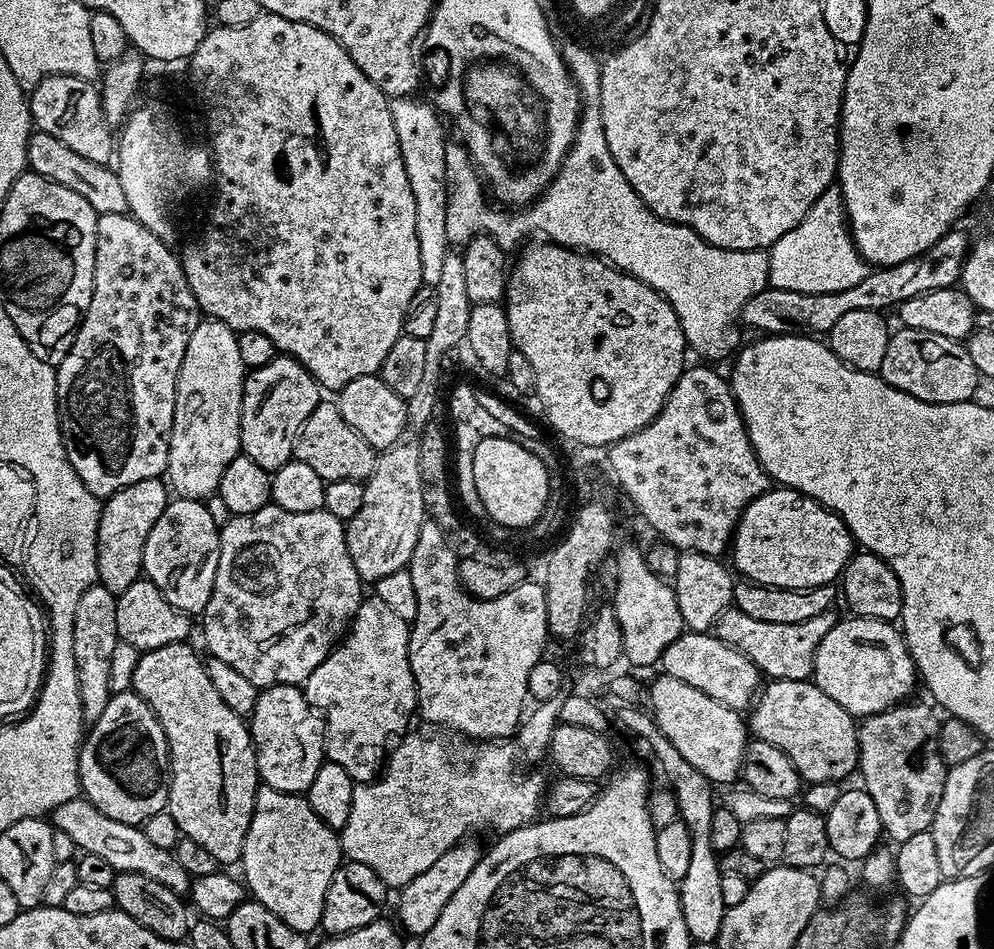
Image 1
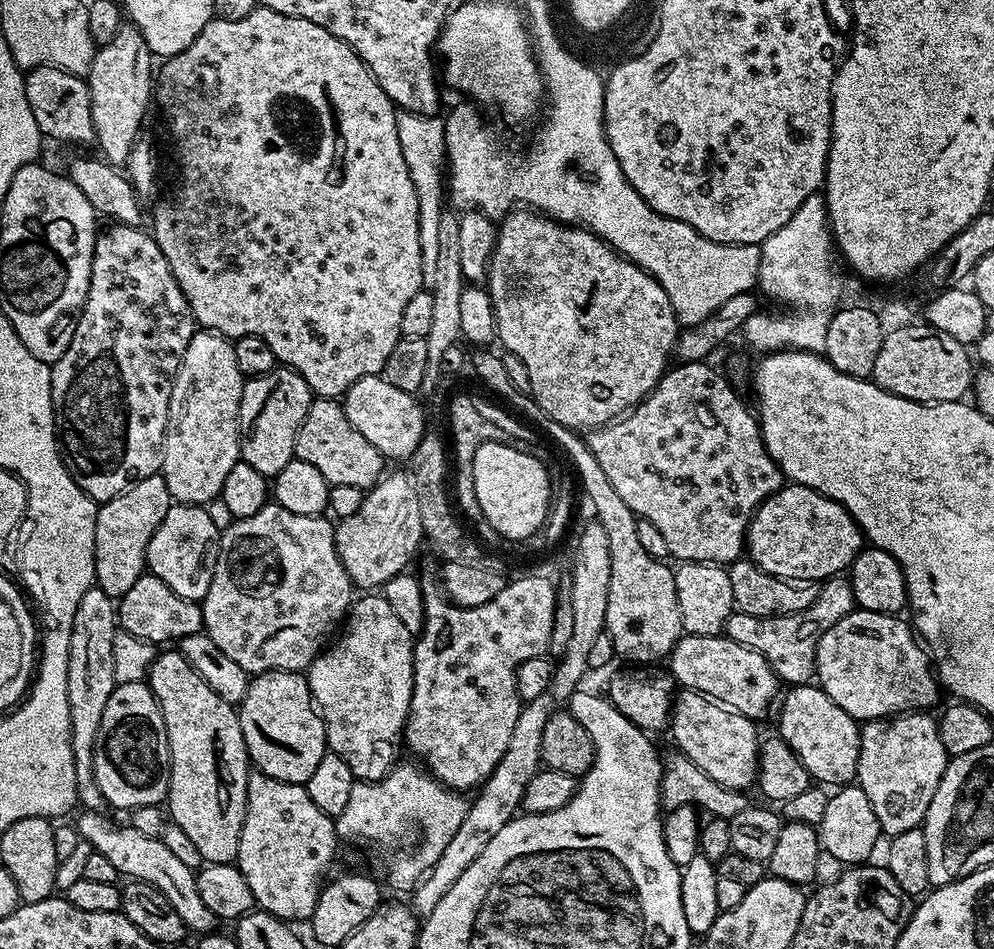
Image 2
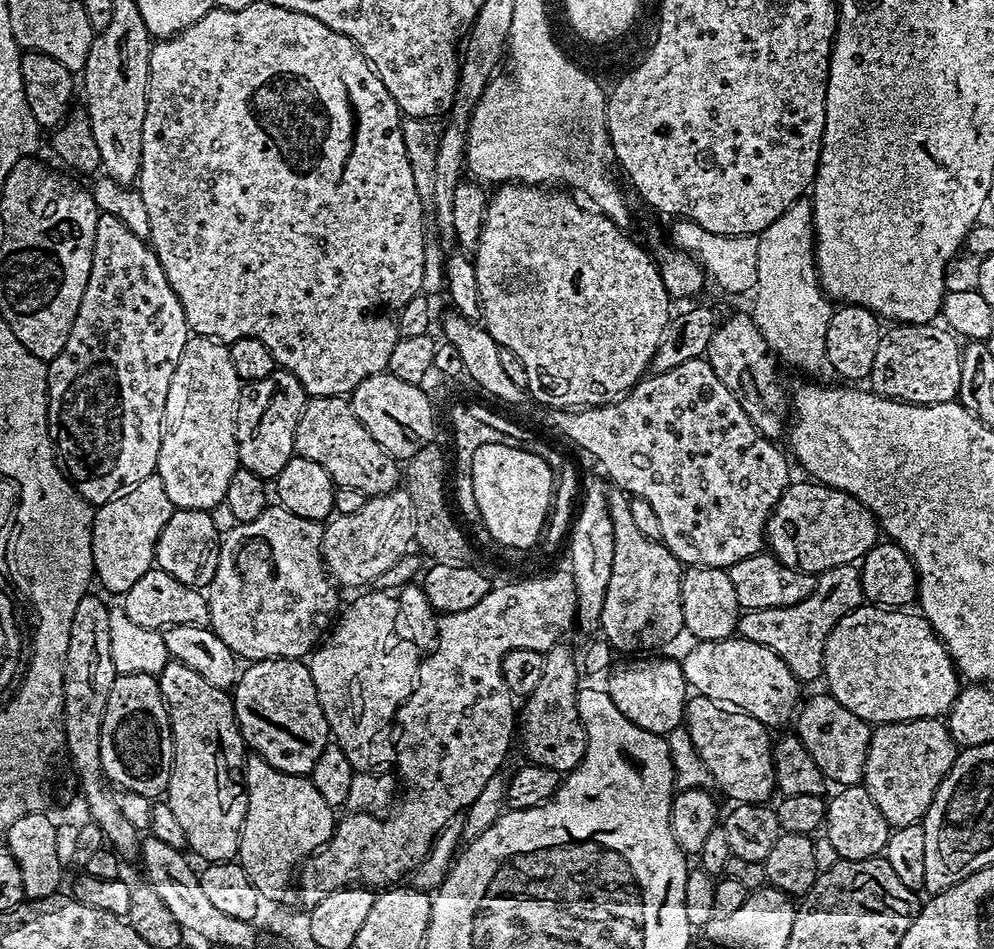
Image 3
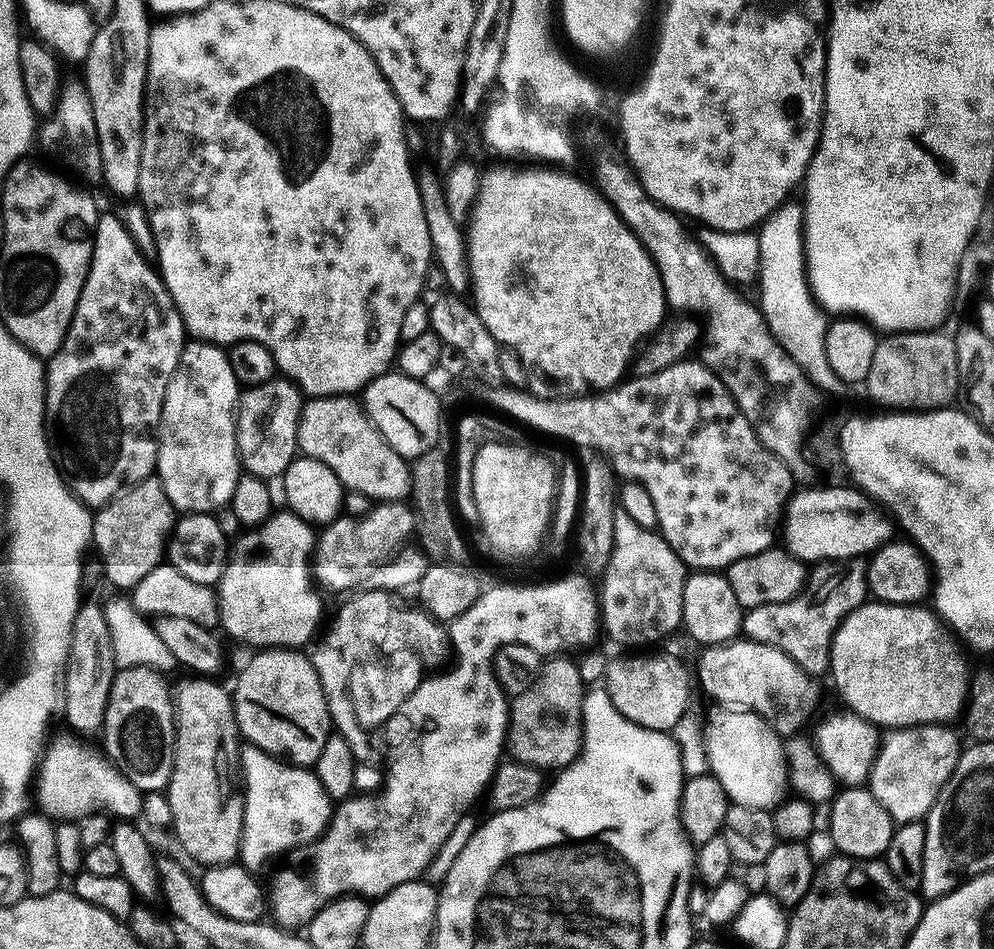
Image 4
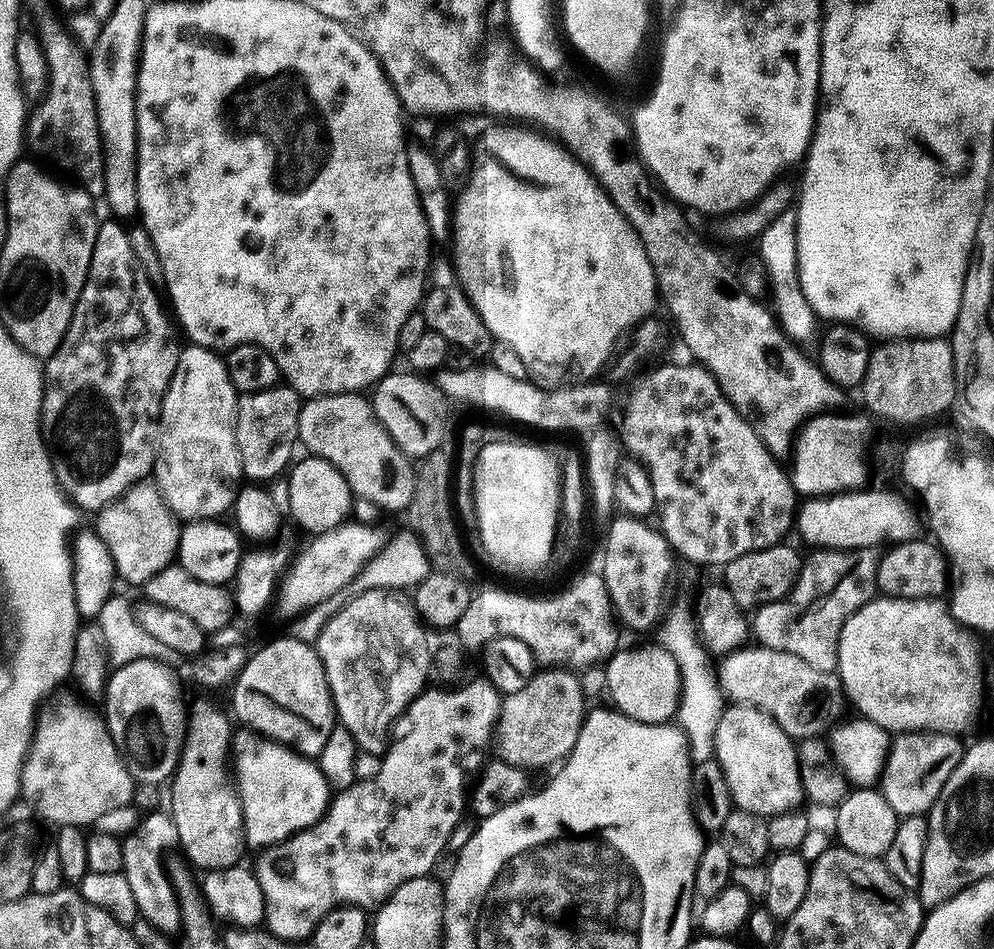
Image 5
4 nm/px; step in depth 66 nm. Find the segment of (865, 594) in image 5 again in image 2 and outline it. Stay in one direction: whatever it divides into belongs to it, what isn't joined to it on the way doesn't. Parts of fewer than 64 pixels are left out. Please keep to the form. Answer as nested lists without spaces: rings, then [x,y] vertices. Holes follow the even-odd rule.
[[[843,575],[833,576],[831,580],[820,584],[818,598],[814,598],[806,610],[785,616],[751,616],[745,612],[733,611],[732,617],[724,624],[723,635],[760,652],[785,685],[806,684],[816,674],[816,651],[822,634],[826,634],[830,626],[842,622],[842,618],[850,615],[855,608],[851,579]]]

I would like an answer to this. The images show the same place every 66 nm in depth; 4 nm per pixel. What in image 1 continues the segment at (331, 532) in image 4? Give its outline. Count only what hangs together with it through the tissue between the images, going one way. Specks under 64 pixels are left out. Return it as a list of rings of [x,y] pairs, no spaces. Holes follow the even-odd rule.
[[[402,438],[377,457],[375,470],[364,484],[362,507],[345,523],[347,550],[365,583],[374,584],[388,574],[403,571],[417,546],[421,526],[426,523],[420,444],[417,439],[408,439]]]

